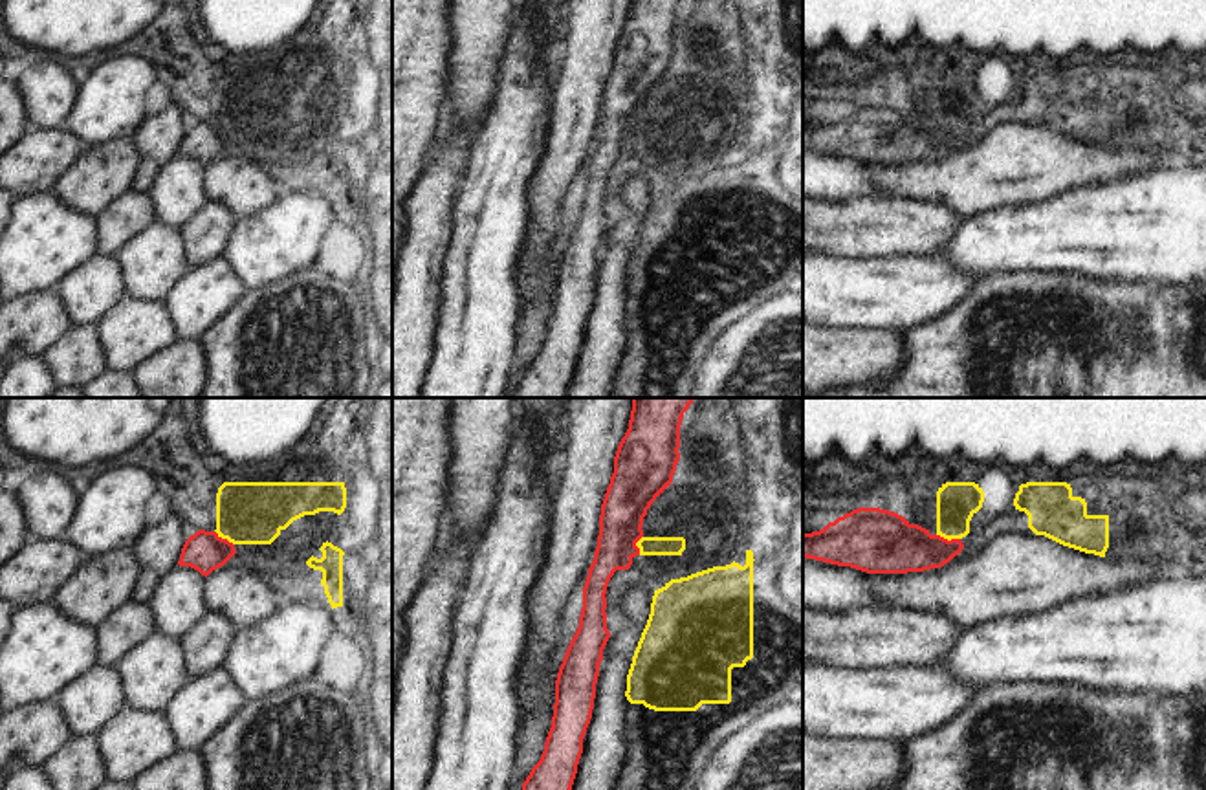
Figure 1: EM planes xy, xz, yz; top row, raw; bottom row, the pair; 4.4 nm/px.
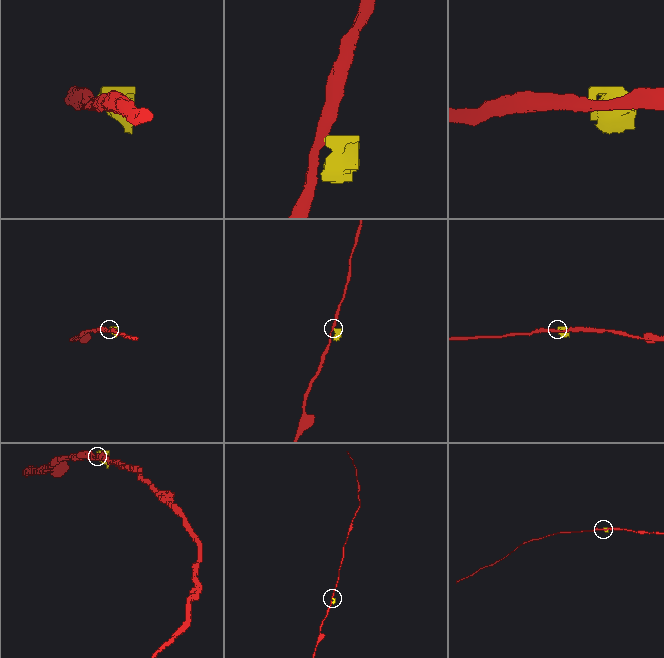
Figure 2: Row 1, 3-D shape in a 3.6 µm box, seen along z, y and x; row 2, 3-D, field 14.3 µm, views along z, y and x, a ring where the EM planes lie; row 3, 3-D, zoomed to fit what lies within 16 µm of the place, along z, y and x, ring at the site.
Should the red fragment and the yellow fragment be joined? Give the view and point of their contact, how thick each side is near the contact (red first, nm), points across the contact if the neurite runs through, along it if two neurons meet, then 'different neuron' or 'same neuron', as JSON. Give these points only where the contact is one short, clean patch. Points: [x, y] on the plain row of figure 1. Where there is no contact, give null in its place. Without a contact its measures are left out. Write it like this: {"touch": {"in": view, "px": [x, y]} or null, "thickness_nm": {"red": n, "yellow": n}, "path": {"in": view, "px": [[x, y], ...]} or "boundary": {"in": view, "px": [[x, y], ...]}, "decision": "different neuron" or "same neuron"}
{"touch": {"in": "yz", "px": [946, 129]}, "thickness_nm": {"red": 260, "yellow": 180}, "boundary": {"in": "yz", "px": [[935, 123], [946, 129], [959, 129]]}, "decision": "different neuron"}

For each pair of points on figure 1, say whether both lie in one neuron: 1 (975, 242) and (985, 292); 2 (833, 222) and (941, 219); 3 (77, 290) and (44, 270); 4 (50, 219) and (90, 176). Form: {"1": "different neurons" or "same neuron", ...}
{"1": "different neurons", "2": "same neuron", "3": "different neurons", "4": "different neurons"}

